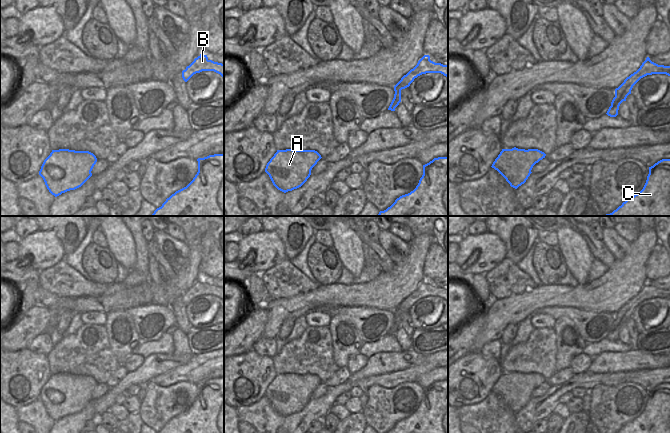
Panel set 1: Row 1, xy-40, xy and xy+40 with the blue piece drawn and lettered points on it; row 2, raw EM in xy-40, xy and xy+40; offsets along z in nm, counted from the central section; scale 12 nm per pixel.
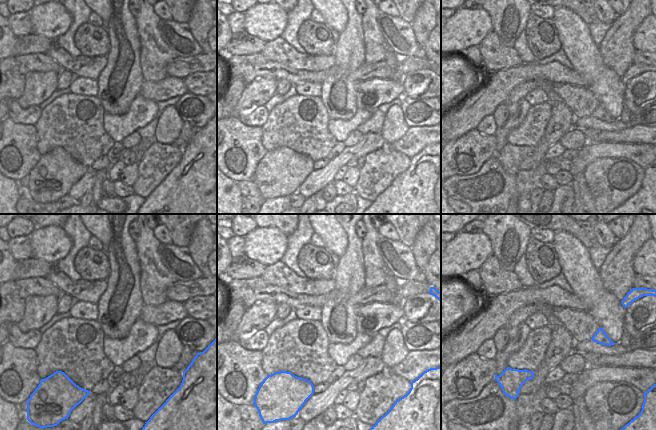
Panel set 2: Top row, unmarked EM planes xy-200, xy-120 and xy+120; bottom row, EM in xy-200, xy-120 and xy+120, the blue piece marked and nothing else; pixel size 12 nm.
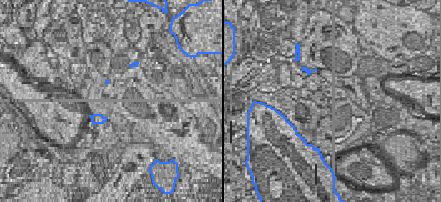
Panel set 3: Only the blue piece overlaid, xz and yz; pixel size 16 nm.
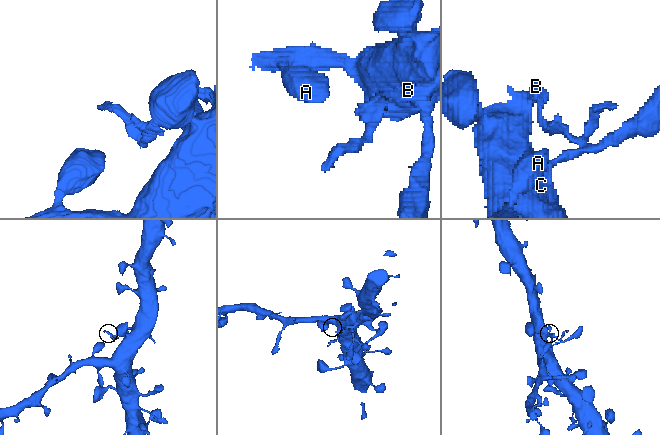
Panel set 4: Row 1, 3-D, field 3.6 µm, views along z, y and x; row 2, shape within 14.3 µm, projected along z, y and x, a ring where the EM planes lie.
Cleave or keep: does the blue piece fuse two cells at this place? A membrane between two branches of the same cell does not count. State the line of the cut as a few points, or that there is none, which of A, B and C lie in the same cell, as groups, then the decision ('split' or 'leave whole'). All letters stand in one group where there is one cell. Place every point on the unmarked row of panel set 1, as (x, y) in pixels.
no cut; A B C; leave whole

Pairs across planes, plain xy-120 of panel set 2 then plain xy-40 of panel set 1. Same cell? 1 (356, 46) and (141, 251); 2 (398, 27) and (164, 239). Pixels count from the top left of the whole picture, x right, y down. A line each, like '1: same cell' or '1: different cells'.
1: same cell
2: same cell

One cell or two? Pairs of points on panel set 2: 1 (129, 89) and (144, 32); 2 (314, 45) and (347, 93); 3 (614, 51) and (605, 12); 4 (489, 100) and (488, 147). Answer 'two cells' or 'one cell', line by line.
1: two cells
2: two cells
3: two cells
4: two cells

